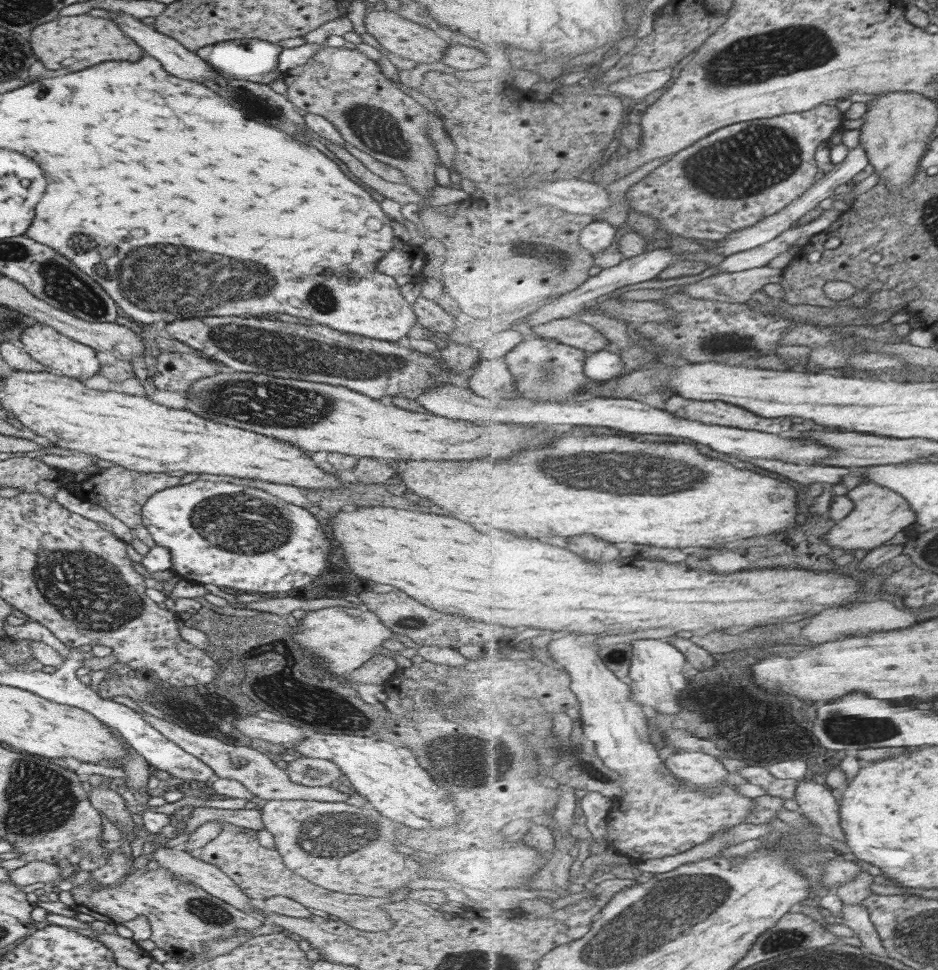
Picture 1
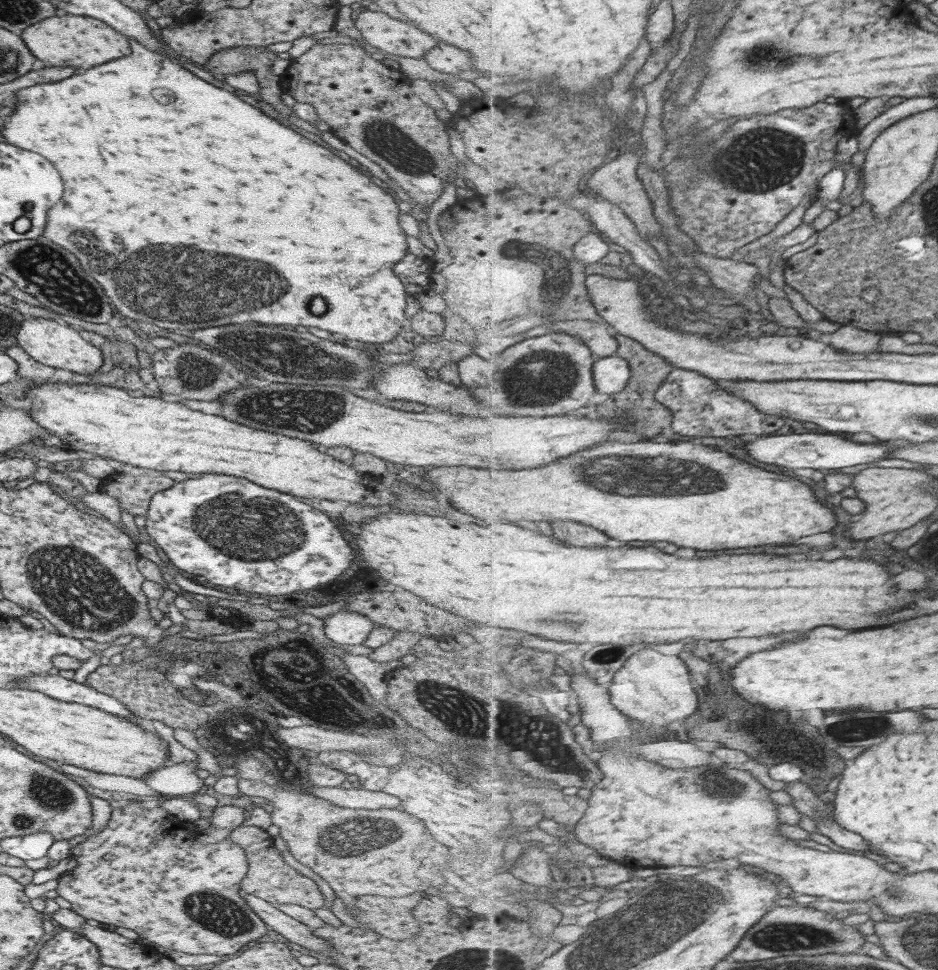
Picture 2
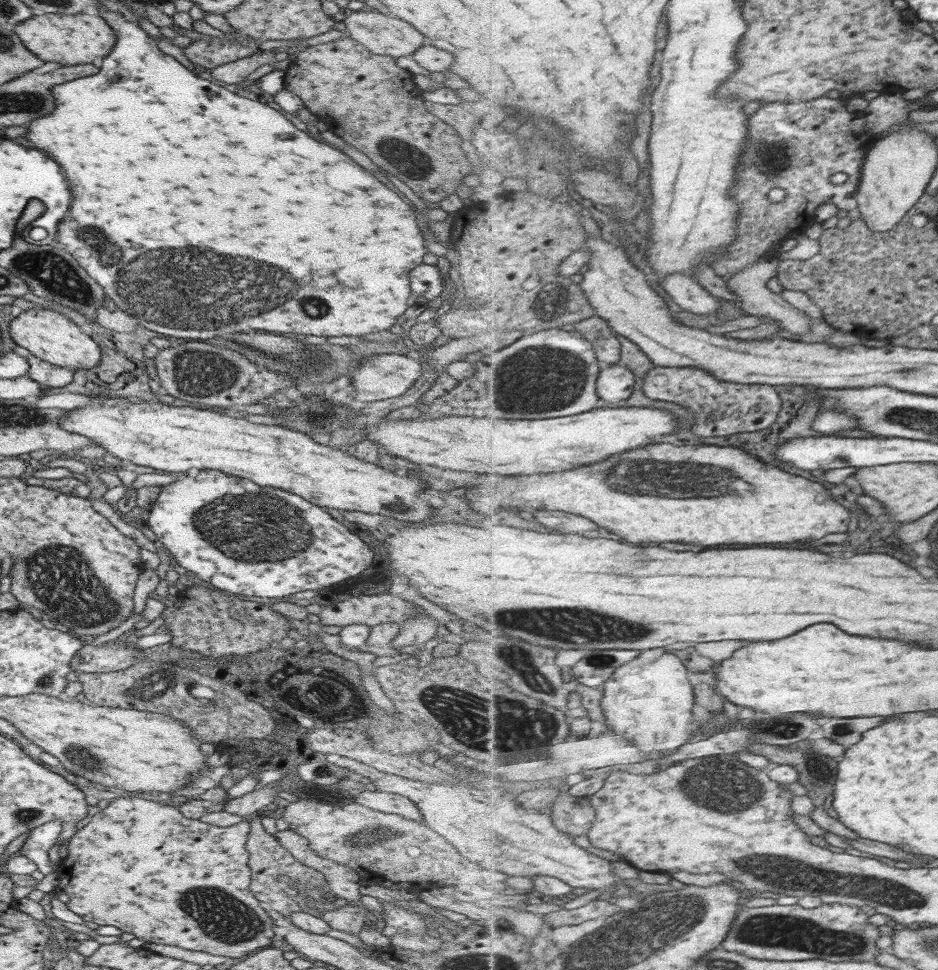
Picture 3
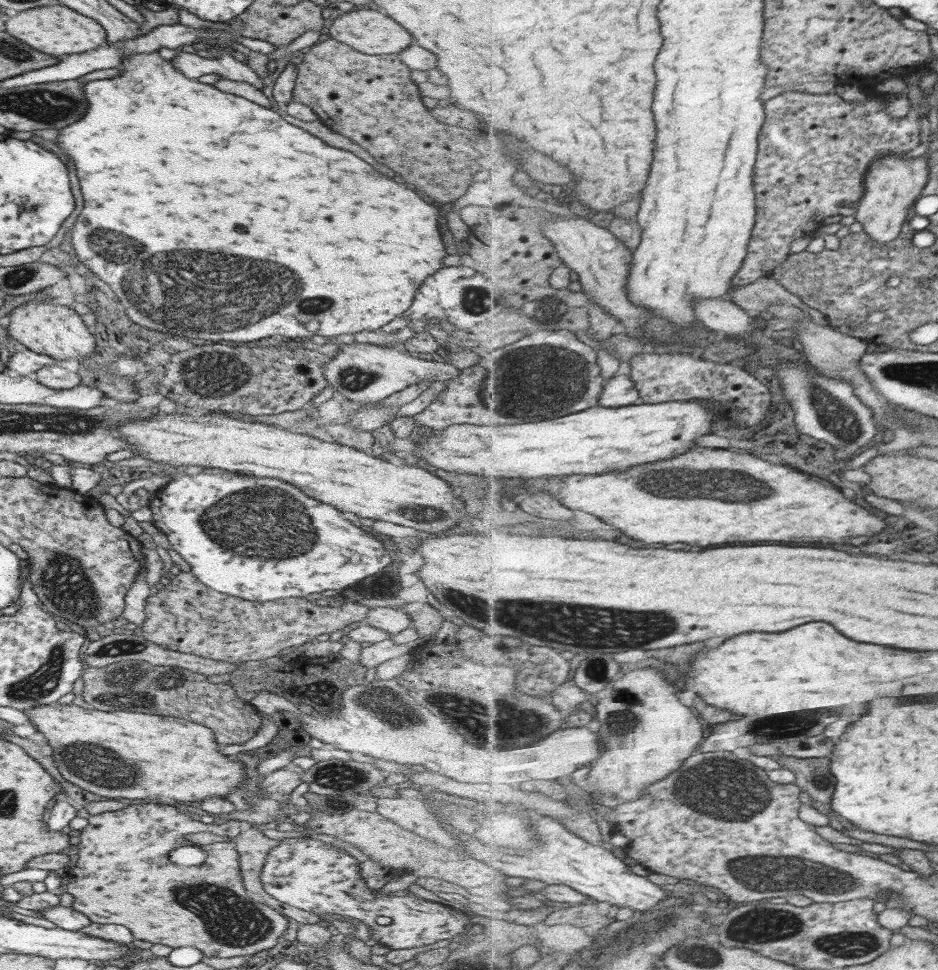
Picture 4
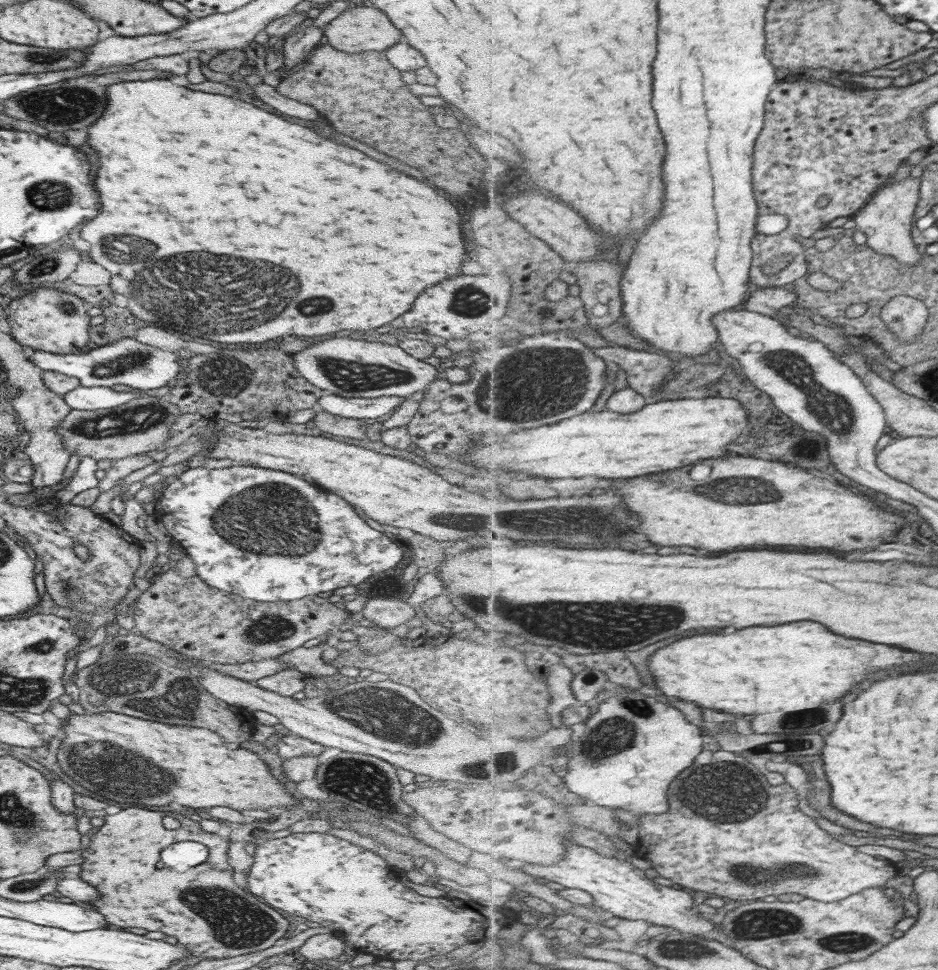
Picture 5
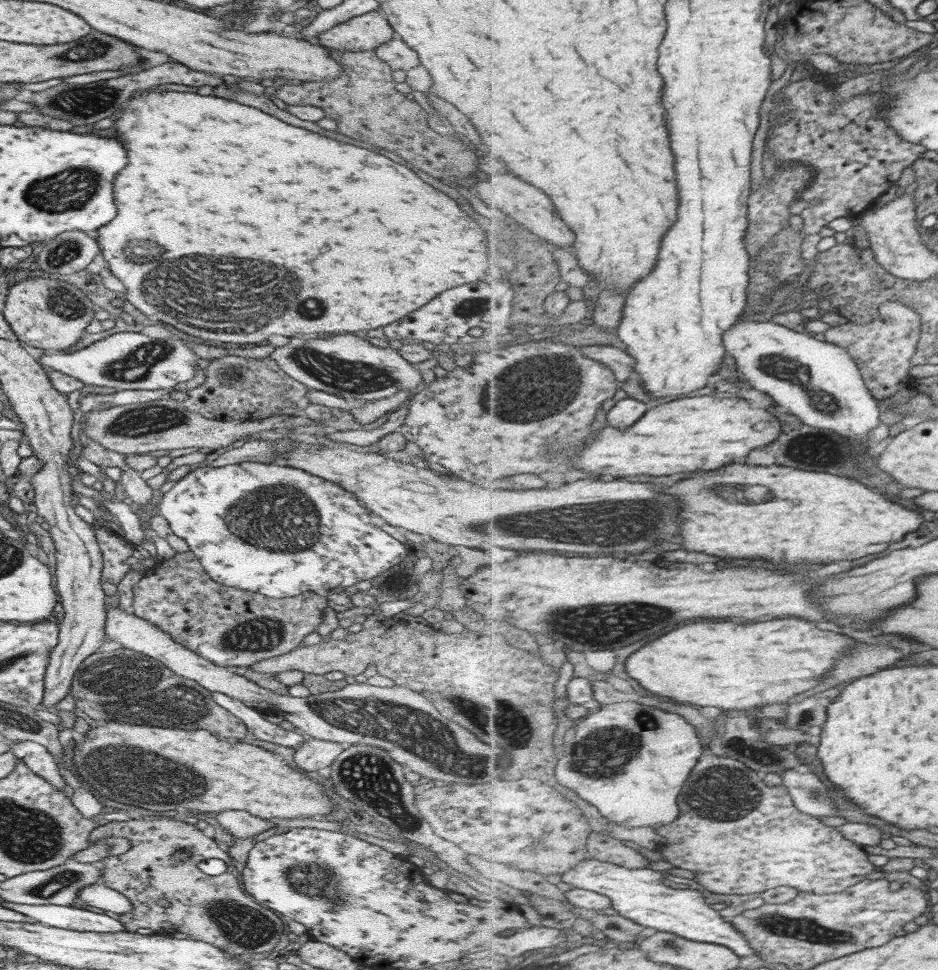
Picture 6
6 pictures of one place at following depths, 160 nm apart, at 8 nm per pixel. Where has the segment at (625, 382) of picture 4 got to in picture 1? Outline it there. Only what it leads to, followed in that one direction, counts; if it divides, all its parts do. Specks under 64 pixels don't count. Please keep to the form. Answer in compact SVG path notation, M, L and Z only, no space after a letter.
M601 350L591 353L585 363L586 375L591 381L609 382L623 374L625 363L618 352Z

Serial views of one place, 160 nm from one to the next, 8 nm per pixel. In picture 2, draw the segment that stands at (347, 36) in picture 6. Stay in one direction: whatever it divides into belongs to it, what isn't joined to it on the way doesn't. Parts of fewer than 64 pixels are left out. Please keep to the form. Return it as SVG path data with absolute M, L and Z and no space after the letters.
M358 10L353 22L365 42L387 54L420 58L435 46L435 40L426 32L404 20L390 18L382 10Z

